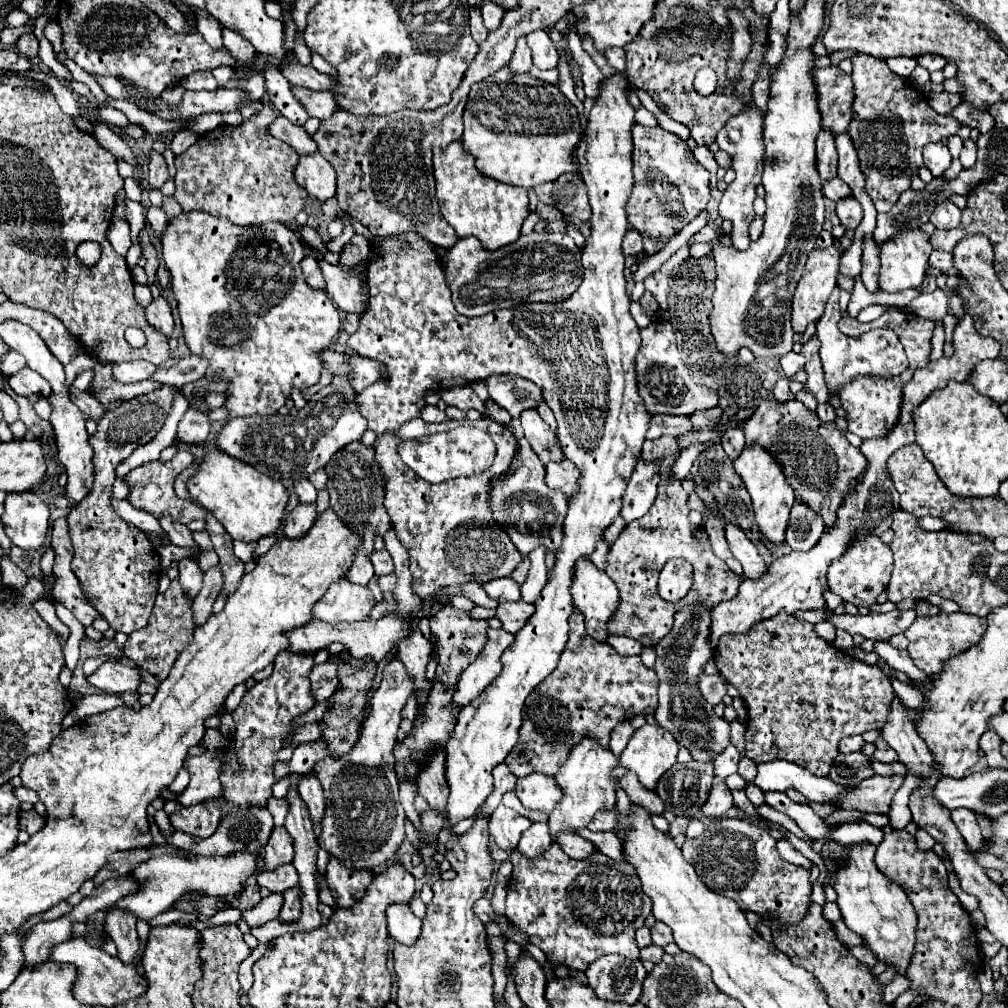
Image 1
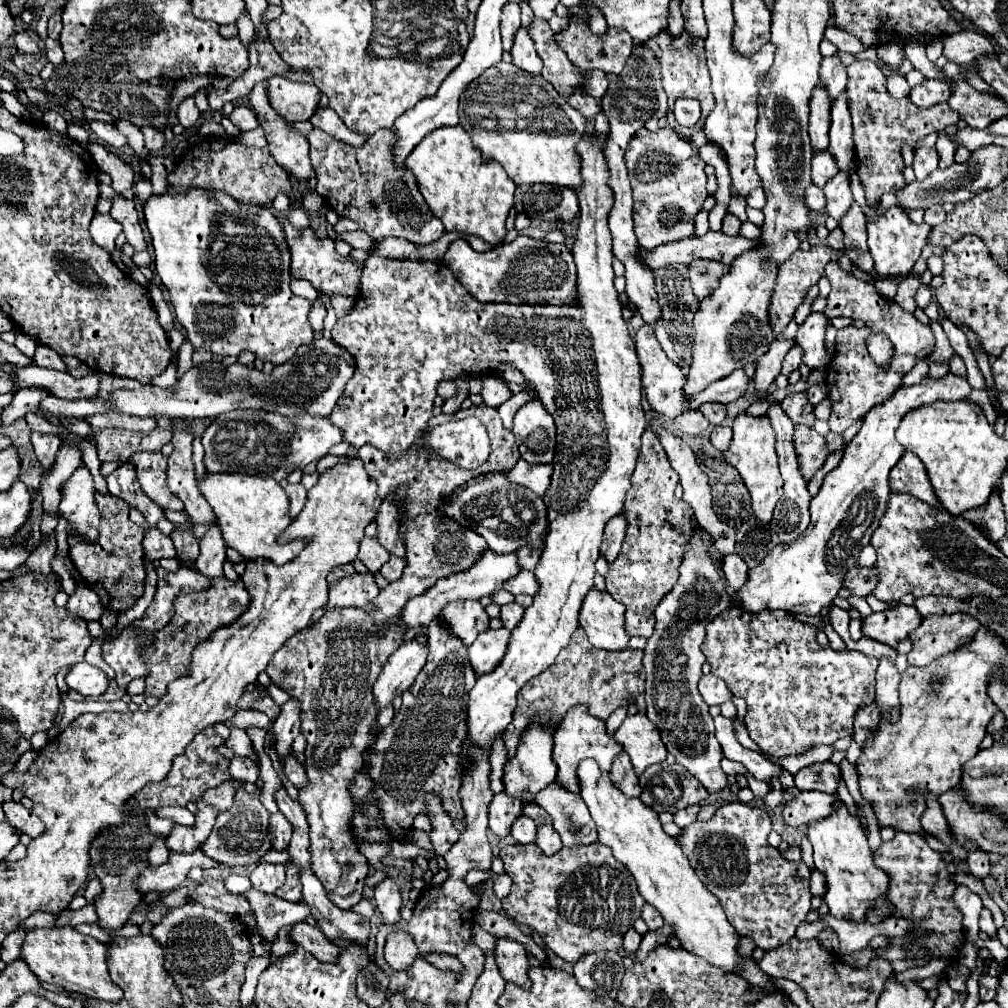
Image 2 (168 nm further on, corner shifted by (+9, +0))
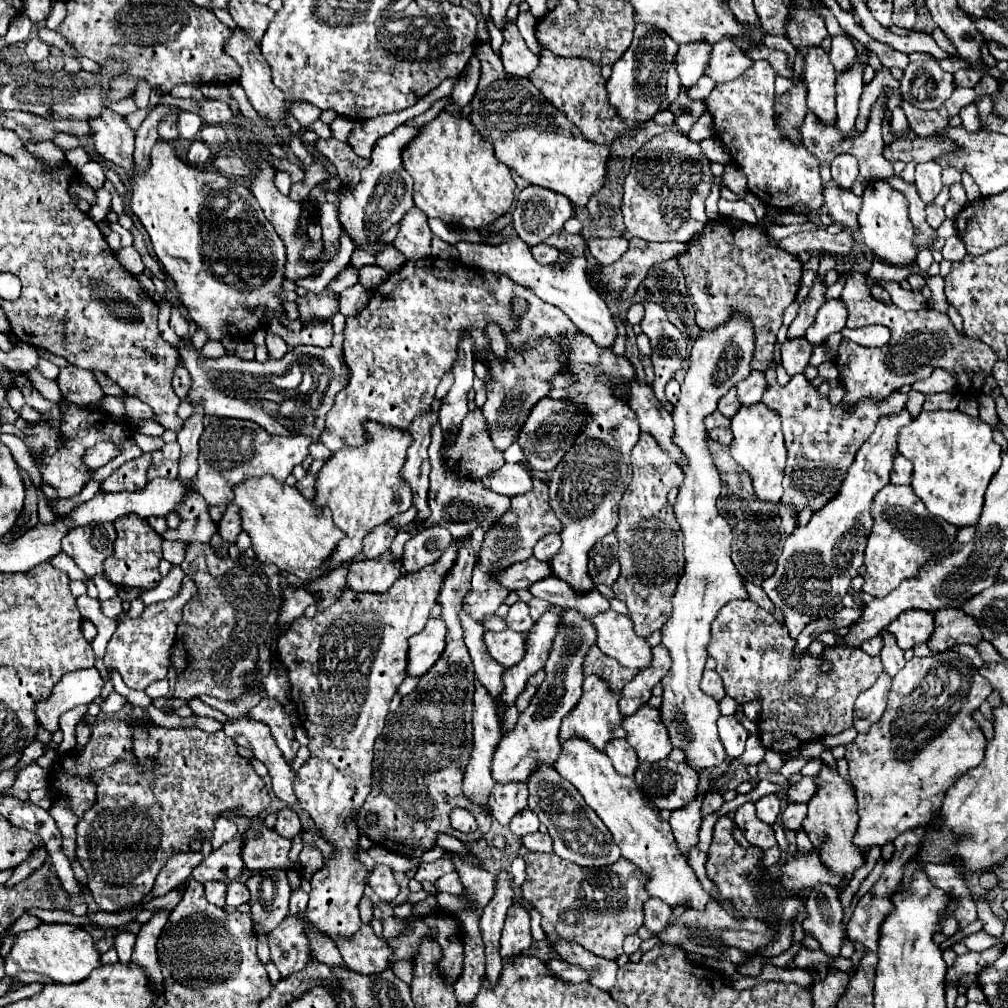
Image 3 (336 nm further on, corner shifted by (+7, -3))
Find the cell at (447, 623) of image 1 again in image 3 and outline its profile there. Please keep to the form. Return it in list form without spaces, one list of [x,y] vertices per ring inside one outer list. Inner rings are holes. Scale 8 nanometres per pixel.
[[[532,478],[532,490],[520,496],[510,498],[510,508],[490,526],[490,530],[484,536],[480,558],[474,566],[474,576],[472,576],[472,588],[466,594],[464,608],[478,620],[482,622],[484,616],[494,614],[498,606],[506,600],[506,596],[512,592],[500,582],[496,582],[496,574],[510,568],[512,564],[524,562],[526,558],[532,556],[534,544],[546,536],[546,534],[558,534],[562,530],[562,522],[556,518],[554,510],[550,508],[548,502],[548,484]]]

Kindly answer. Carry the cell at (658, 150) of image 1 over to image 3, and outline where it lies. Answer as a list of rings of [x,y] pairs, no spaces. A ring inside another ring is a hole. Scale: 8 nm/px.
[[[680,132],[654,136],[640,148],[624,182],[622,216],[628,238],[636,236],[648,242],[688,242],[692,234],[700,234],[704,222],[708,222],[704,200],[710,194],[712,180],[710,160],[698,142],[692,142]]]

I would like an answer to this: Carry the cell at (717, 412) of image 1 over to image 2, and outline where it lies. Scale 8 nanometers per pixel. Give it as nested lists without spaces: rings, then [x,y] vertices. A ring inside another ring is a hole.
[[[704,403],[700,411],[712,425],[720,425],[726,419],[726,405],[722,403]]]

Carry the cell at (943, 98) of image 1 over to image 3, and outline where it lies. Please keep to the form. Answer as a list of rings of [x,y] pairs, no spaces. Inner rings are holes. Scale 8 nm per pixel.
[[[938,60],[908,64],[904,68],[904,78],[900,84],[902,84],[900,86],[902,98],[922,110],[932,110],[936,106],[942,106],[956,88],[952,74],[944,72]]]

